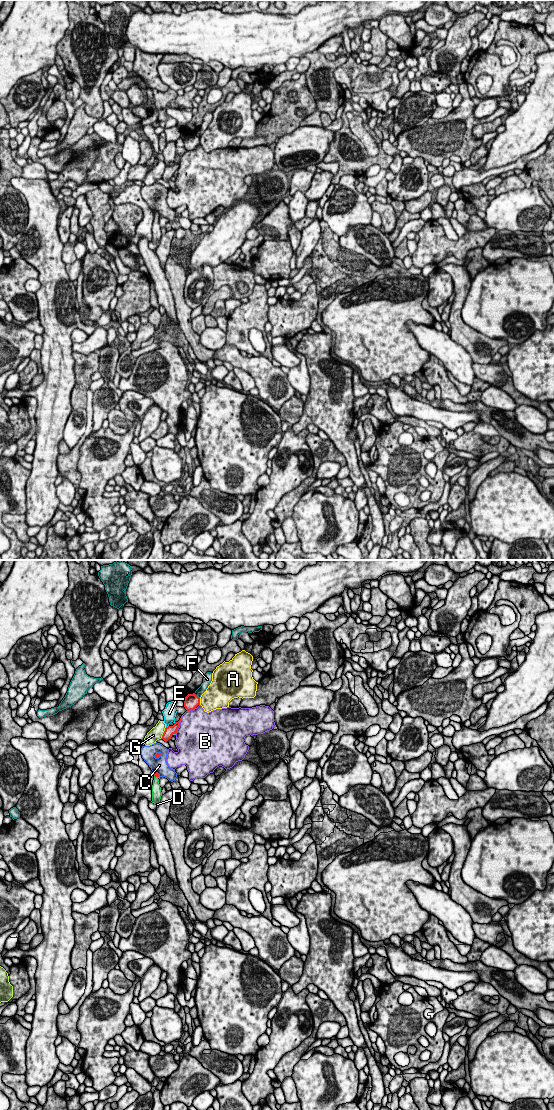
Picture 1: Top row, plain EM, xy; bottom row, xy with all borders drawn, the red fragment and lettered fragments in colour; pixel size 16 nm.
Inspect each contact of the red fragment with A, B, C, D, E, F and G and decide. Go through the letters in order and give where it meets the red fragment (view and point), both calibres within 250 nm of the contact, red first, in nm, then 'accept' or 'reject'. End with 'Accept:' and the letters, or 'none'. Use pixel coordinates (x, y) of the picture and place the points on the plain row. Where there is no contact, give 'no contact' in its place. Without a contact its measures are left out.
A: meets red in xy at (199, 141); 240 nm thick on the red side, 360 nm on the other; reject
B: meets red in xy at (179, 165); 160 nm thick on the red side, 500 nm on the other; reject
C: meets red in xy at (158, 197); 70 nm thick on the red side, 240 nm on the other; reject
D: meets red in xy at (156, 216); 70 nm thick on the red side, 160 nm on the other; accept
E: meets red in xy at (168, 166); 160 nm thick on the red side, 220 nm on the other; reject
F: meets red in xy at (195, 135); 240 nm thick on the red side, 120 nm on the other; reject
G: meets red in xy at (163, 173); 160 nm thick on the red side, 200 nm on the other; reject
Accept: D

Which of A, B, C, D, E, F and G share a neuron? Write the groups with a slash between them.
A / B / C / D / E / F / G

